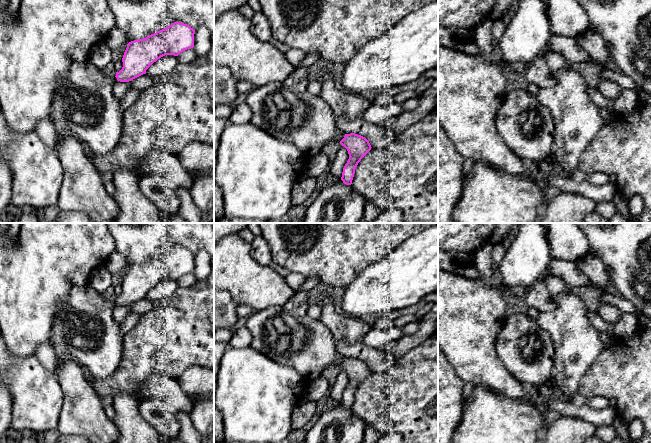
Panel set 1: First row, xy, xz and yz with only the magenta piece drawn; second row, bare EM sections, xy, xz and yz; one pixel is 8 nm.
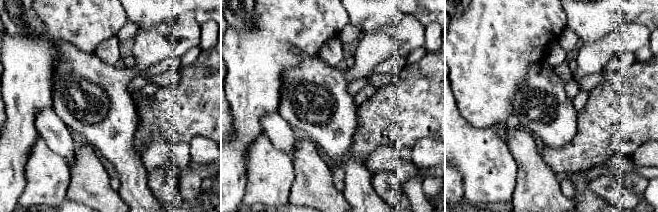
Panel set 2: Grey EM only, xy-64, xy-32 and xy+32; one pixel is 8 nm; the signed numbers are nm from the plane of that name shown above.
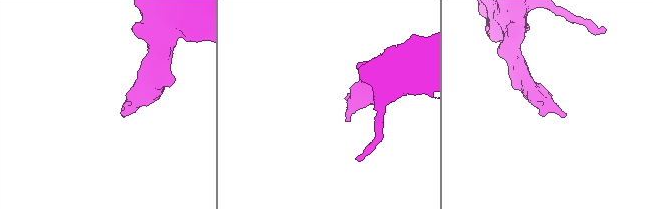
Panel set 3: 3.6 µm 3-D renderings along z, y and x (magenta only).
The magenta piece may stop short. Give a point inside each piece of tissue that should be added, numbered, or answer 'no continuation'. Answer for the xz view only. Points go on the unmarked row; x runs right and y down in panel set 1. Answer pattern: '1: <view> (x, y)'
1: xz (286, 334)

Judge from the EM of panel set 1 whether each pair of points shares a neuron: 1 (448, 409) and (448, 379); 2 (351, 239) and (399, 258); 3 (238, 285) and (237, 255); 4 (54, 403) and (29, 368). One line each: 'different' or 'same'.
1: same
2: different
3: same
4: same

